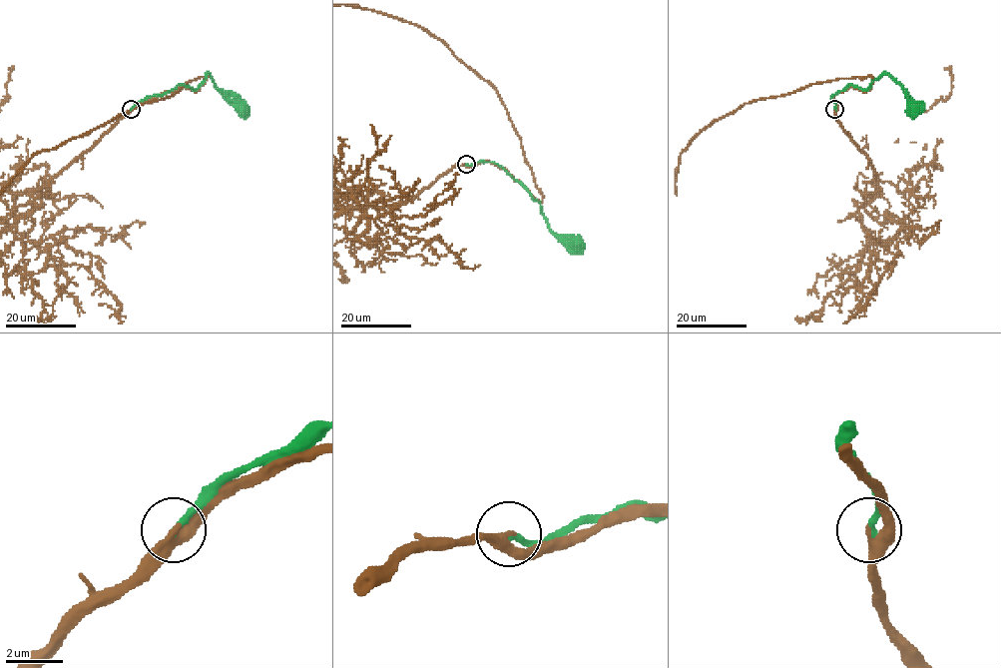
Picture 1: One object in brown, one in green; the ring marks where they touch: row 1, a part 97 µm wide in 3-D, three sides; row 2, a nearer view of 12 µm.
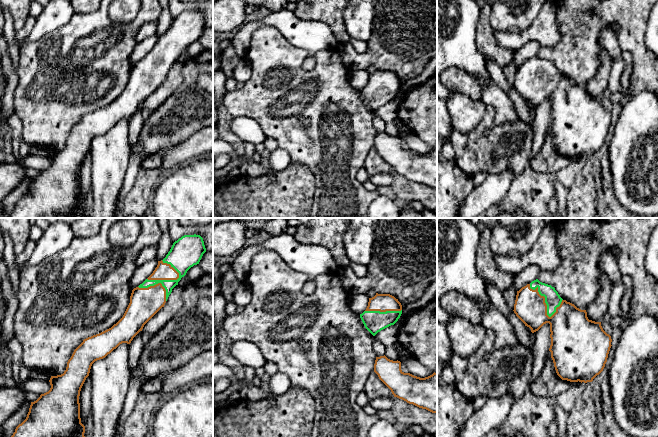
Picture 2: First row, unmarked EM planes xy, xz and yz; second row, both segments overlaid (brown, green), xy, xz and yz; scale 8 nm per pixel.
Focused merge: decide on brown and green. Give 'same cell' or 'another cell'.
same cell

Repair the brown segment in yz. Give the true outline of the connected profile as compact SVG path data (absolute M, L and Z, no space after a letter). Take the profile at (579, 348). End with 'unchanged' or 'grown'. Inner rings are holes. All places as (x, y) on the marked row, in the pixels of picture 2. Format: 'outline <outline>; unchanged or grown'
outline M538 279L517 291L514 313L534 333L544 324L550 324L551 345L549 351L557 375L570 382L592 382L607 362L611 348L611 336L607 334L601 322L589 320L586 310L563 300L554 287Z; grown

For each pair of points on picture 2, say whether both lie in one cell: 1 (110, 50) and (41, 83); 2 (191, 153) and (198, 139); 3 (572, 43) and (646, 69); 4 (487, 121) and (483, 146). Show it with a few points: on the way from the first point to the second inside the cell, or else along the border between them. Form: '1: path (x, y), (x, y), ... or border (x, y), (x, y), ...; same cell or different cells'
1: path (93, 54), (82, 65), (76, 67), (58, 81); same cell
2: path (191, 150), (198, 142); same cell
3: path (595, 20), (617, 20), (636, 46); same cell
4: path (481, 127), (480, 140); same cell

